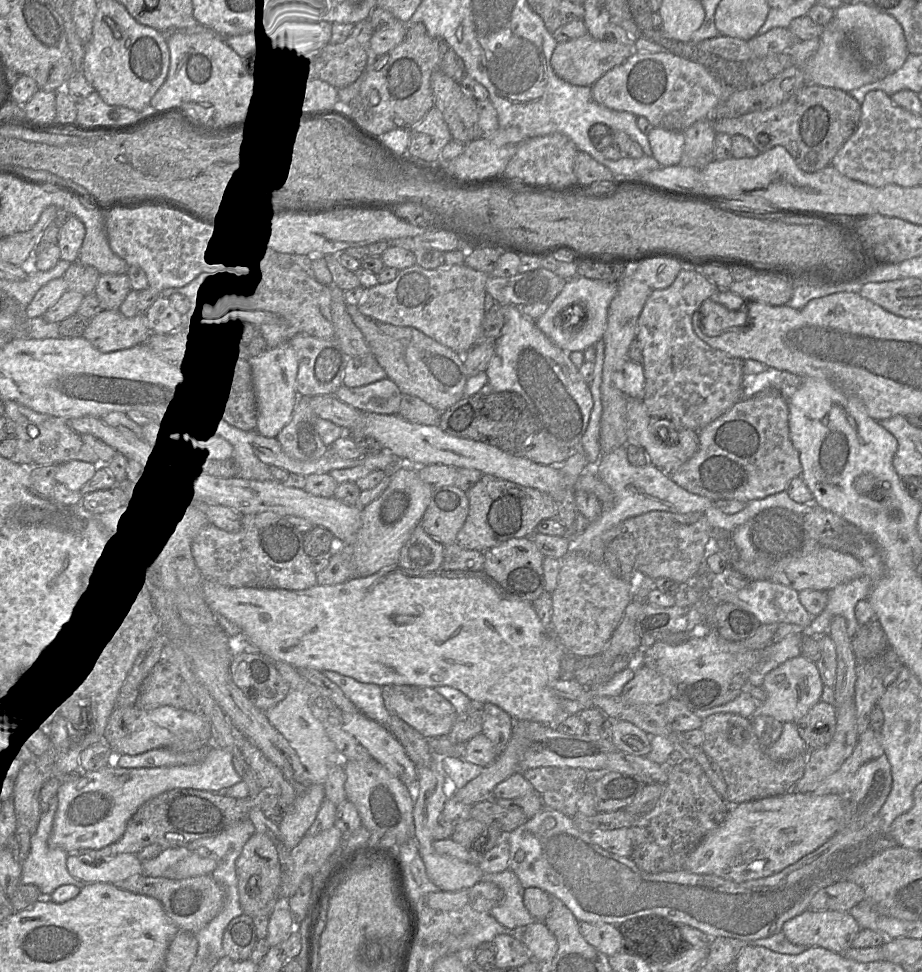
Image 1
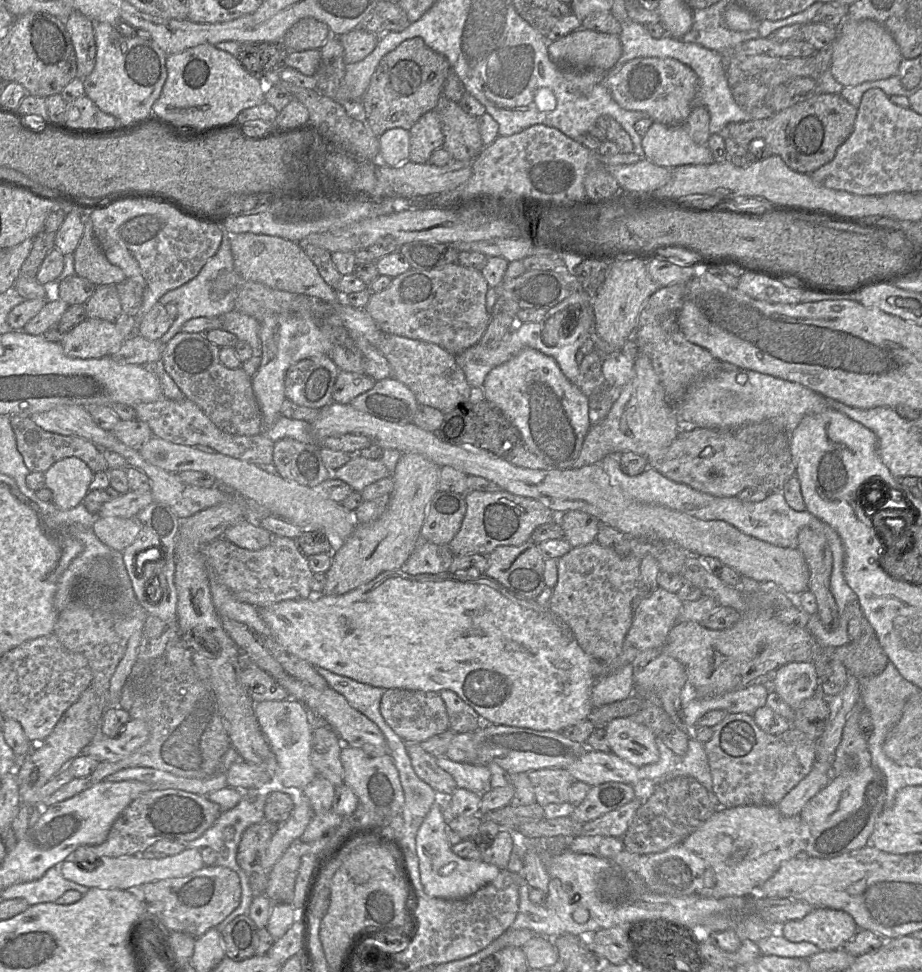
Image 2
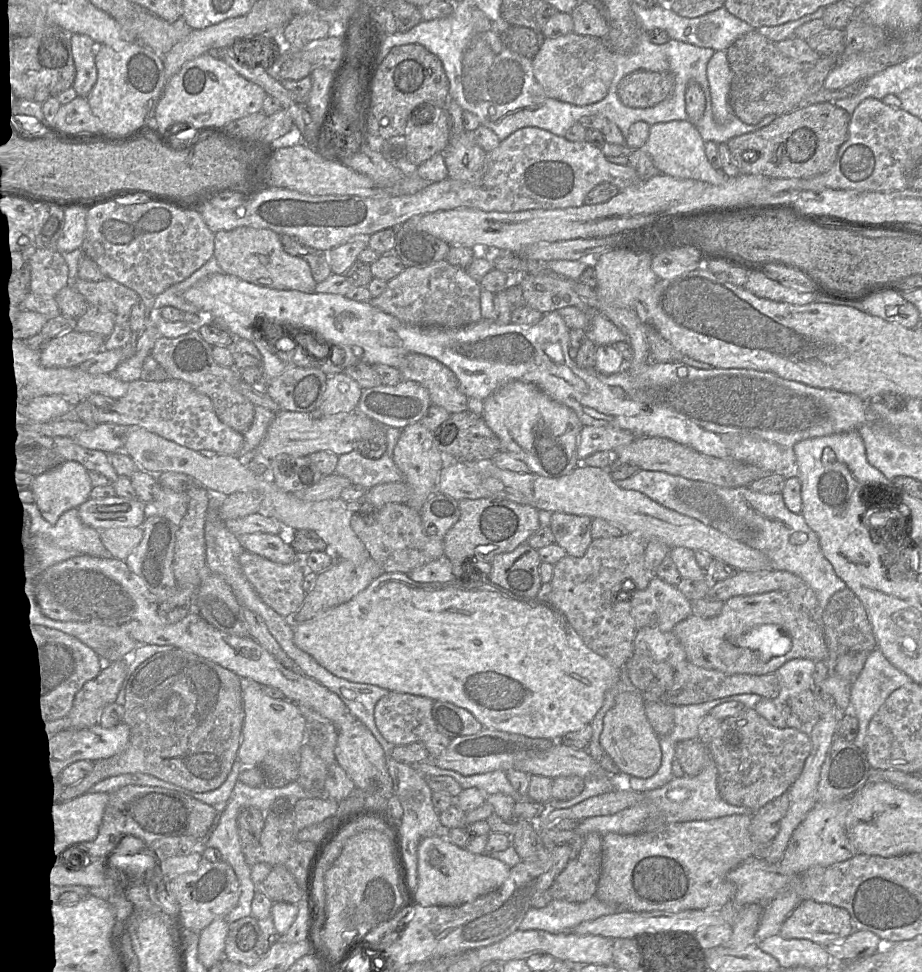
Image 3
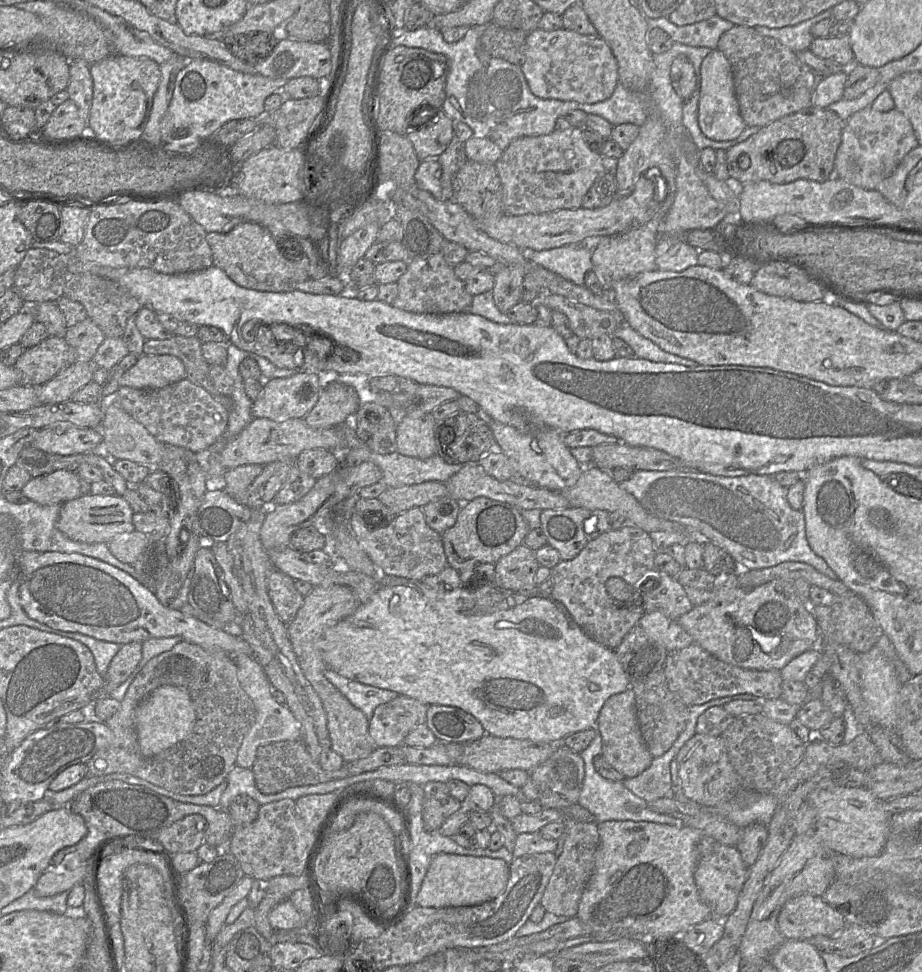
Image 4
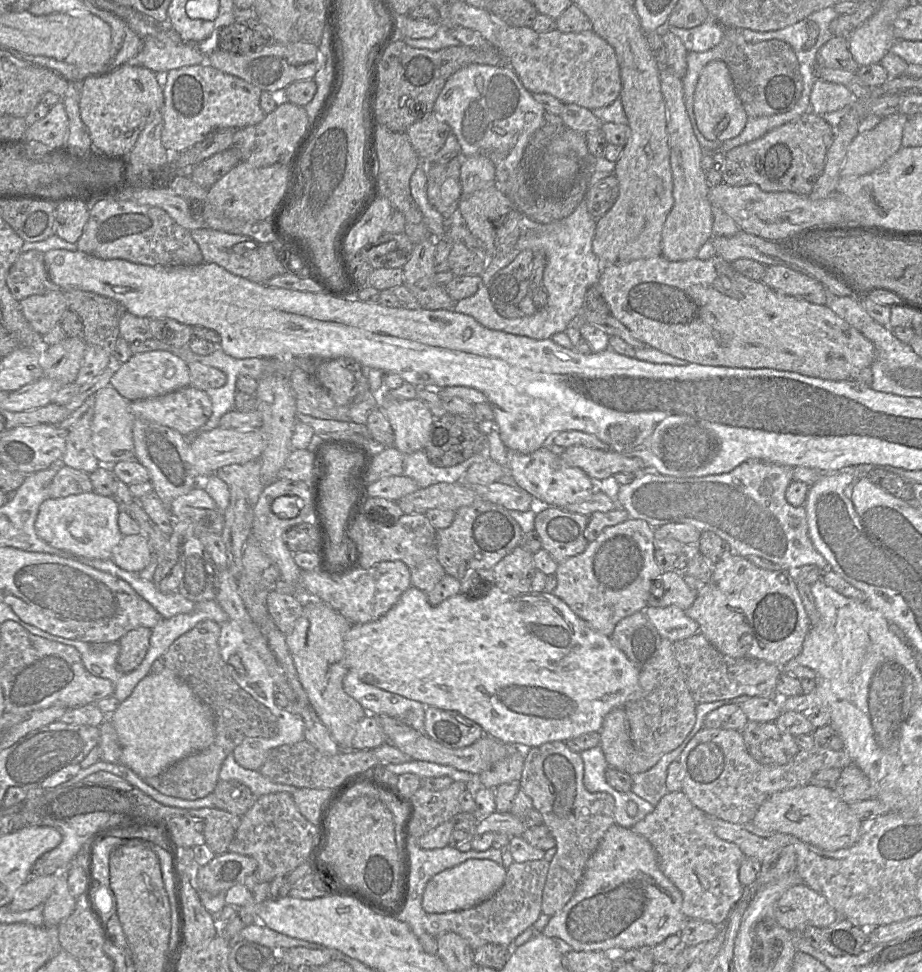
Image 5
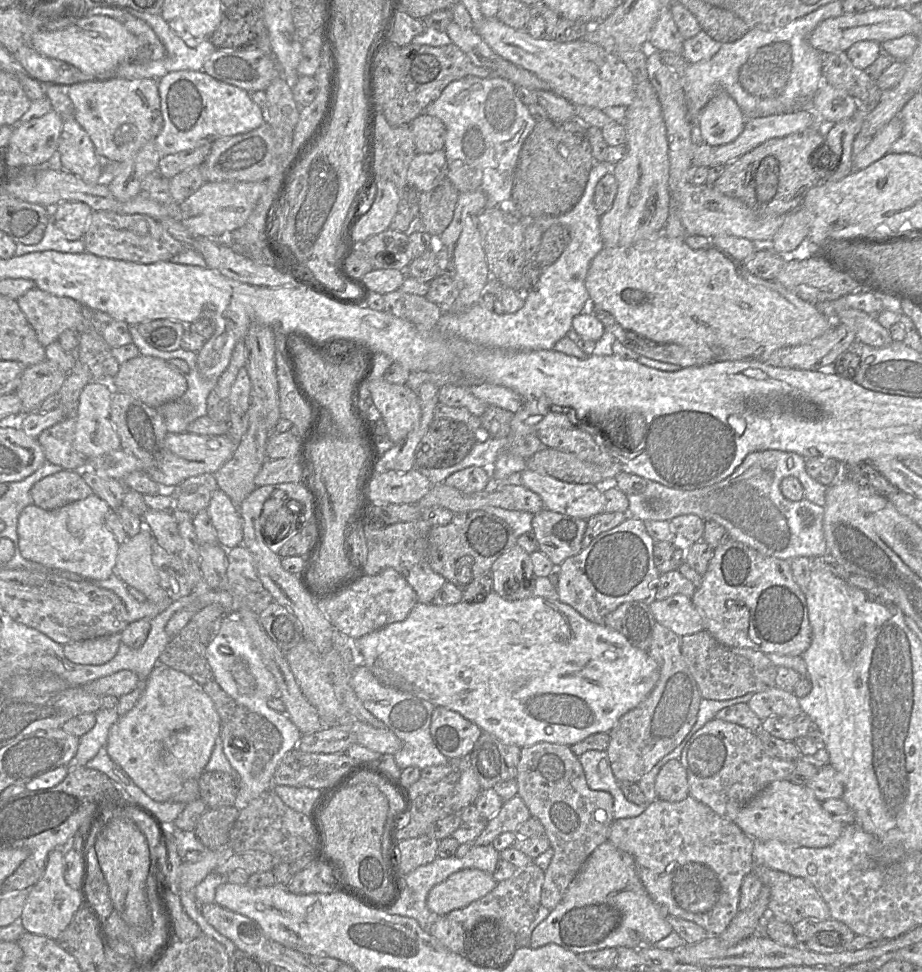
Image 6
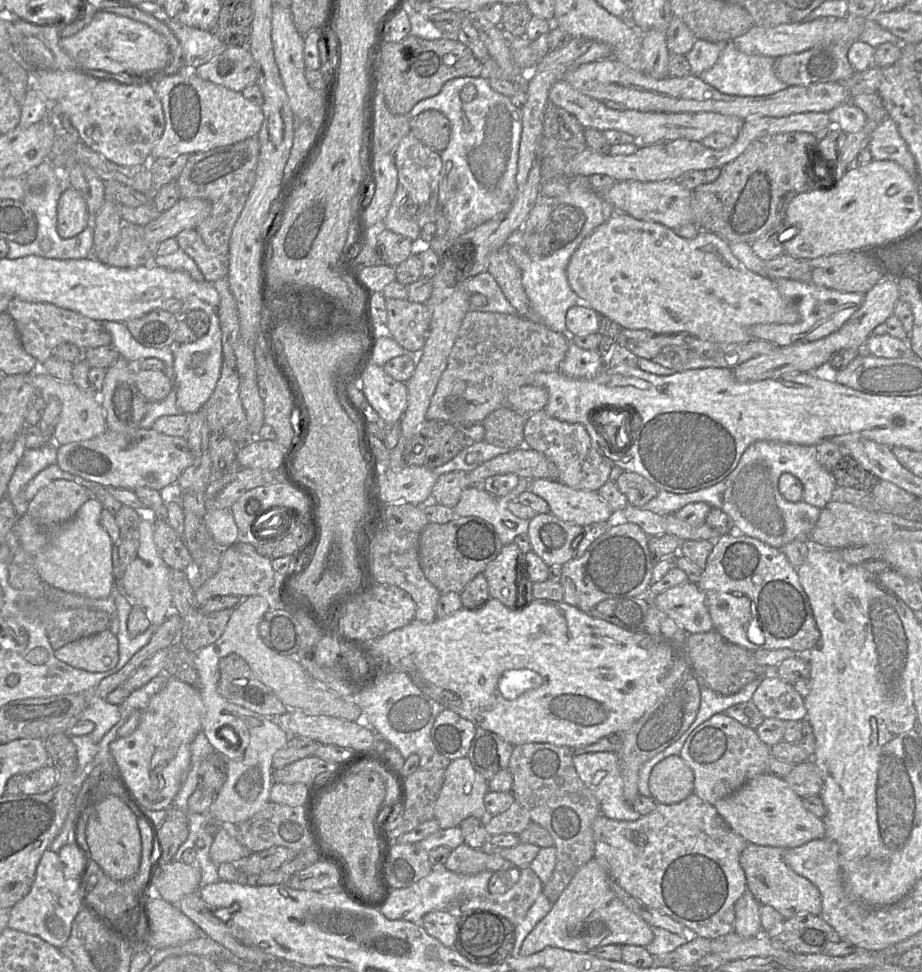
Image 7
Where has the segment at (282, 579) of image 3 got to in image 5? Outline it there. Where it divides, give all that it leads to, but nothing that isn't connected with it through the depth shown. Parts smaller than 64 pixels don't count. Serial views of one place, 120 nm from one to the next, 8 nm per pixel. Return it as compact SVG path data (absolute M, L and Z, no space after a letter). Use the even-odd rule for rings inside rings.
M271 590L267 597L267 610L277 628L287 636L302 613L303 605L294 595Z

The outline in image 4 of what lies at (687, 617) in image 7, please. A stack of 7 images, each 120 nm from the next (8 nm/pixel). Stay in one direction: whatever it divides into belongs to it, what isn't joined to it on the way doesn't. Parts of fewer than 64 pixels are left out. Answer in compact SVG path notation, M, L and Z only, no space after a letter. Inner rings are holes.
M659 611L645 613L638 625L668 652L688 647L694 643L691 635L678 621L667 618Z

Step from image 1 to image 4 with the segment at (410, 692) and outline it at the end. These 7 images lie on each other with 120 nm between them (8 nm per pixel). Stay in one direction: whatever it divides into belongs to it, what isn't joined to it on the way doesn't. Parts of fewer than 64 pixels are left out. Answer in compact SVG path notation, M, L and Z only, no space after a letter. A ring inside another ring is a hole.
M399 695L397 698L378 706L369 720L369 734L377 747L400 747L404 744L407 735L419 727L427 724L426 705L412 697Z

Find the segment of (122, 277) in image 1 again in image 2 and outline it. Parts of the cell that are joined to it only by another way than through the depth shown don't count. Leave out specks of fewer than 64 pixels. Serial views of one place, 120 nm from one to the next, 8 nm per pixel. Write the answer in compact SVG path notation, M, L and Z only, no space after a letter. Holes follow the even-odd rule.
M116 284L97 286L93 295L85 303L85 309L87 319L115 322L122 312Z

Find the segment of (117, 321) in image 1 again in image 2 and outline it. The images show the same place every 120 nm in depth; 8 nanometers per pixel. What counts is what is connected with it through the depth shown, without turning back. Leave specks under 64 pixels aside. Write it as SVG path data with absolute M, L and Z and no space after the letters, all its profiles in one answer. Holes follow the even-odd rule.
M90 318L68 330L61 339L60 344L68 357L97 359L110 356L121 347L128 337L130 336L125 336L118 329L115 322Z

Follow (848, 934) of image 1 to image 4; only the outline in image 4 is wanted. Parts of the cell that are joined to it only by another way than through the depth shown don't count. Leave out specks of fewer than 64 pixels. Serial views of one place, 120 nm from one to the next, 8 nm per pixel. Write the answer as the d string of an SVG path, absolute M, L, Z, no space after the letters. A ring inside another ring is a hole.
M801 894L783 905L777 926L786 939L809 941L817 935L837 935L847 926L847 921L821 896Z

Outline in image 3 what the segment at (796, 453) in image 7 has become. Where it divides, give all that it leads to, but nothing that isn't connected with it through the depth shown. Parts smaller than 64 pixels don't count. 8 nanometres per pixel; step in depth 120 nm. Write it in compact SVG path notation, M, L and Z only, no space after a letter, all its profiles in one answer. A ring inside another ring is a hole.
M639 470L630 478L614 480L622 489L642 492L658 504L685 516L696 519L710 526L731 539L737 540L753 549L762 552L770 561L774 570L785 570L800 577L806 587L813 589L822 604L828 604L830 598L838 591L845 589L846 584L836 575L831 563L824 557L816 533L807 525L801 514L791 512L785 505L782 493L762 494L748 486L722 488L707 482L689 480L661 471Z

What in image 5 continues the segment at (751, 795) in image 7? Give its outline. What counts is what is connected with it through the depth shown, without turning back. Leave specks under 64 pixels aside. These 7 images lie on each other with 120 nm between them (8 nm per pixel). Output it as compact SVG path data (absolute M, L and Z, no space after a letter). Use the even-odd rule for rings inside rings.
M809 784L772 794L759 807L751 822L763 831L792 835L820 849L836 851L857 842L862 820L832 788Z

